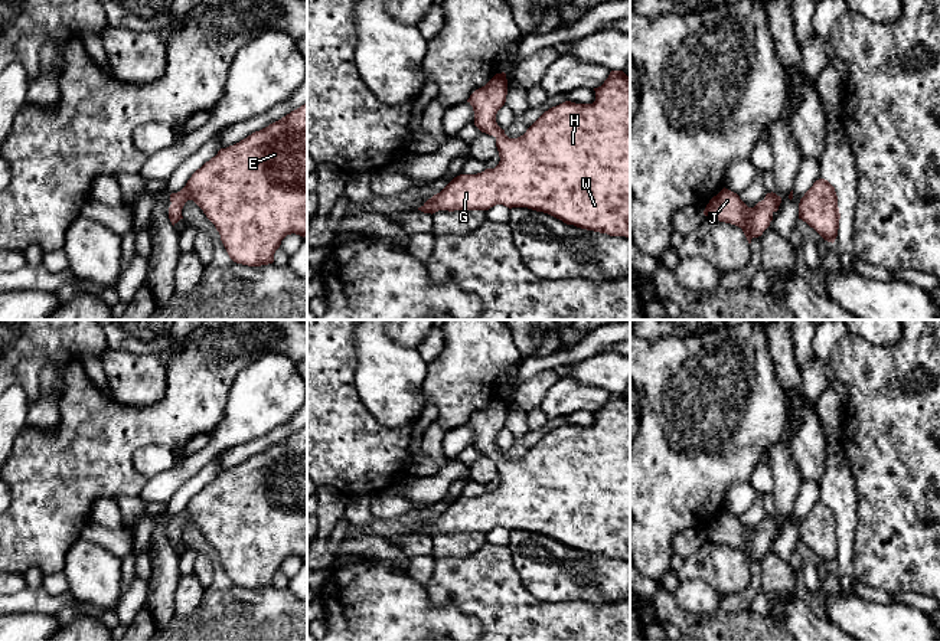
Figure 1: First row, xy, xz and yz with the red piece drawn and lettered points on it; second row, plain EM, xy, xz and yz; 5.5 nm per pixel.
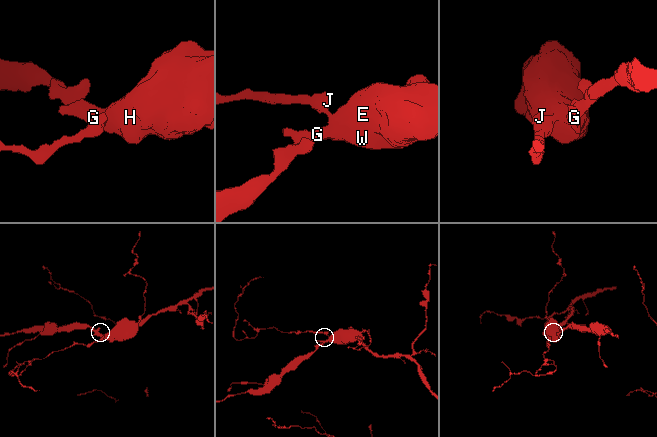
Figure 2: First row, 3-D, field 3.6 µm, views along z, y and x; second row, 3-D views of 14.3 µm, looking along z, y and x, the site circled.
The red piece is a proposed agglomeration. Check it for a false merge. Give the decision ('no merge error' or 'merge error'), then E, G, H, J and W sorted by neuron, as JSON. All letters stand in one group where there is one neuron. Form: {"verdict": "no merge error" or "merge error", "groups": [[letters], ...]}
{"verdict": "no merge error", "groups": [["E", "G", "H", "J", "W"]]}

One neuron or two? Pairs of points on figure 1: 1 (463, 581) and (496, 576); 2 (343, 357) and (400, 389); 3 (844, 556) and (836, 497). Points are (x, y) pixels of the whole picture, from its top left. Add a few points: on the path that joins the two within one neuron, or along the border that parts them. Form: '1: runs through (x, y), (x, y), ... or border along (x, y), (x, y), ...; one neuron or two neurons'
1: runs through (472, 581), (488, 581); one neuron
2: border along (352, 334), (356, 355), (355, 389), (361, 398); two neurons
3: runs through (847, 542), (847, 512); one neuron

